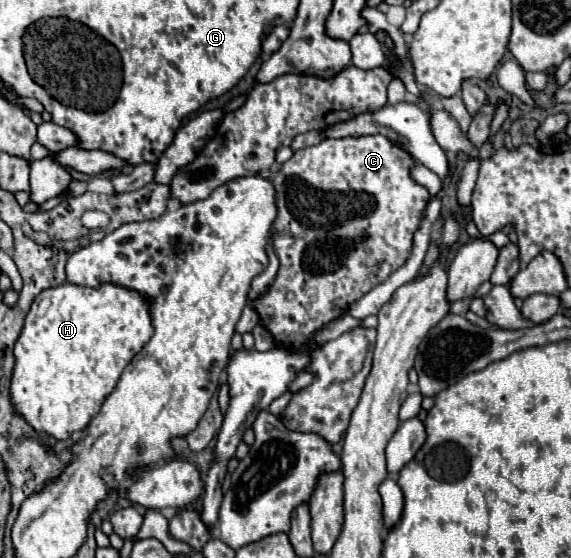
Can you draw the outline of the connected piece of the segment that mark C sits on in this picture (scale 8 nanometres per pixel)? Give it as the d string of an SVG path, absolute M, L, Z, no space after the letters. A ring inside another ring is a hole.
M363 135L323 139L313 147L293 153L273 175L277 189L279 217L275 221L273 247L281 261L271 289L251 303L275 341L285 347L303 347L329 321L343 315L349 303L361 299L375 285L383 283L411 255L413 233L423 219L429 193L409 175L413 157L391 145L387 137Z

